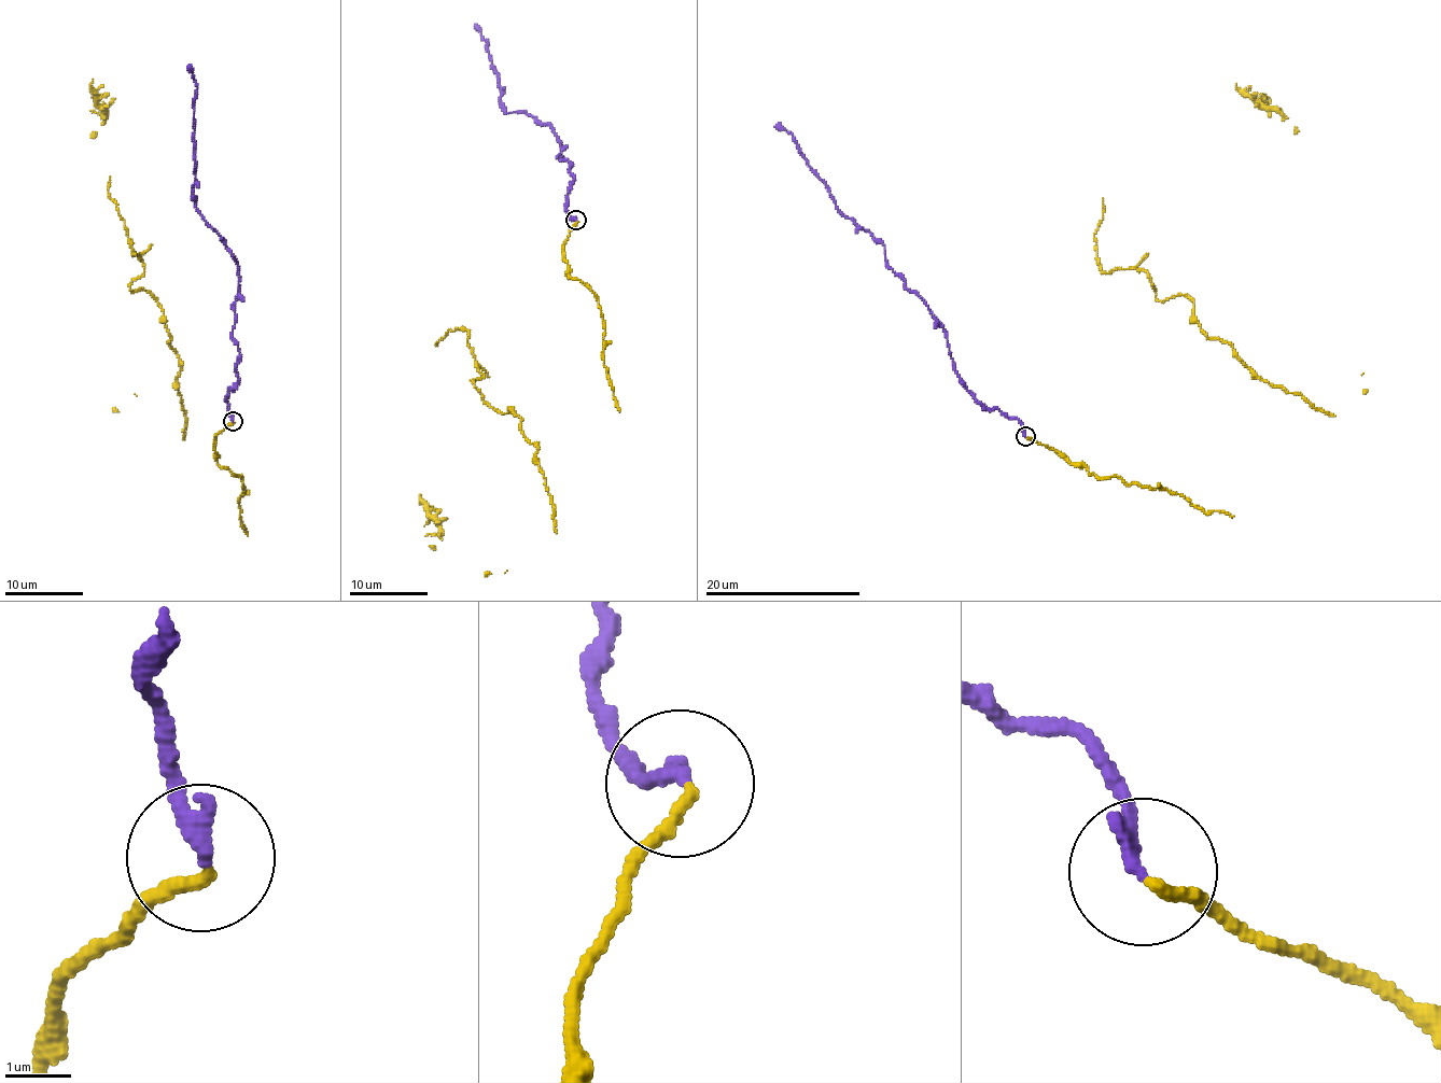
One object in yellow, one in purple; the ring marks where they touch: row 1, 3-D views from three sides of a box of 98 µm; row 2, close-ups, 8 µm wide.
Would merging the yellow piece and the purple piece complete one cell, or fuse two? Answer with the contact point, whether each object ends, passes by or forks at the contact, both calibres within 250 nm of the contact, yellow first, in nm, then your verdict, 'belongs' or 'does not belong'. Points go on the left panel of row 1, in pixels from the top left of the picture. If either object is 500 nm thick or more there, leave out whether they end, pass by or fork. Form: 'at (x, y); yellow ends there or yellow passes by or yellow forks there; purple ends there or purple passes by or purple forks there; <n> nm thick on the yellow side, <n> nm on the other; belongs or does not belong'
at (233, 421); yellow ends there; purple ends there; 190 nm thick on the yellow side, 280 nm on the other; belongs

